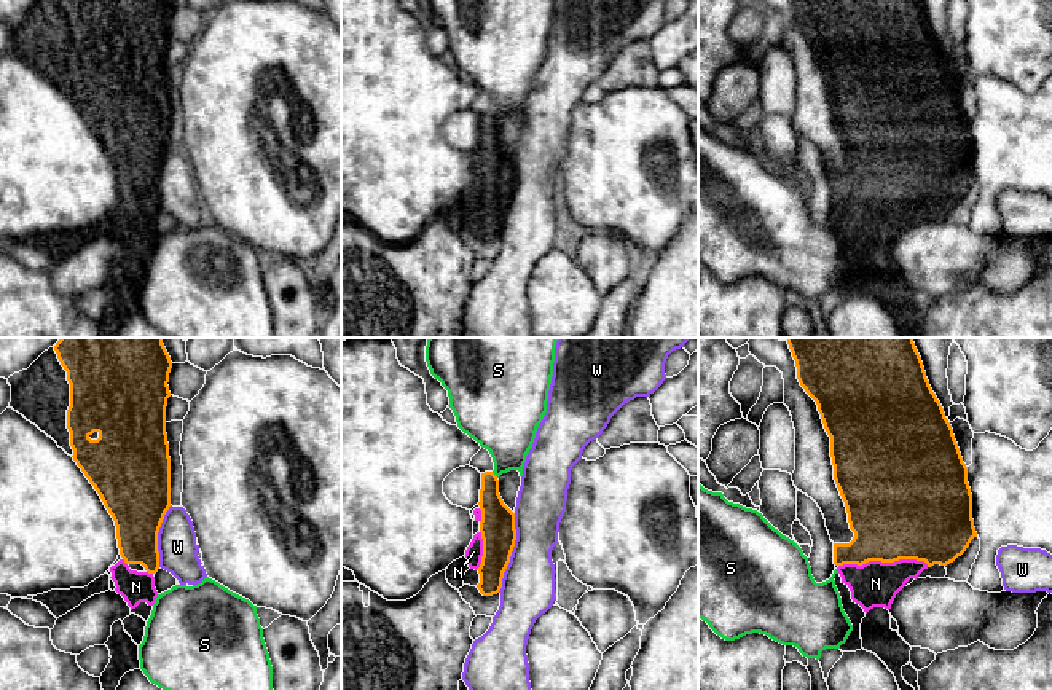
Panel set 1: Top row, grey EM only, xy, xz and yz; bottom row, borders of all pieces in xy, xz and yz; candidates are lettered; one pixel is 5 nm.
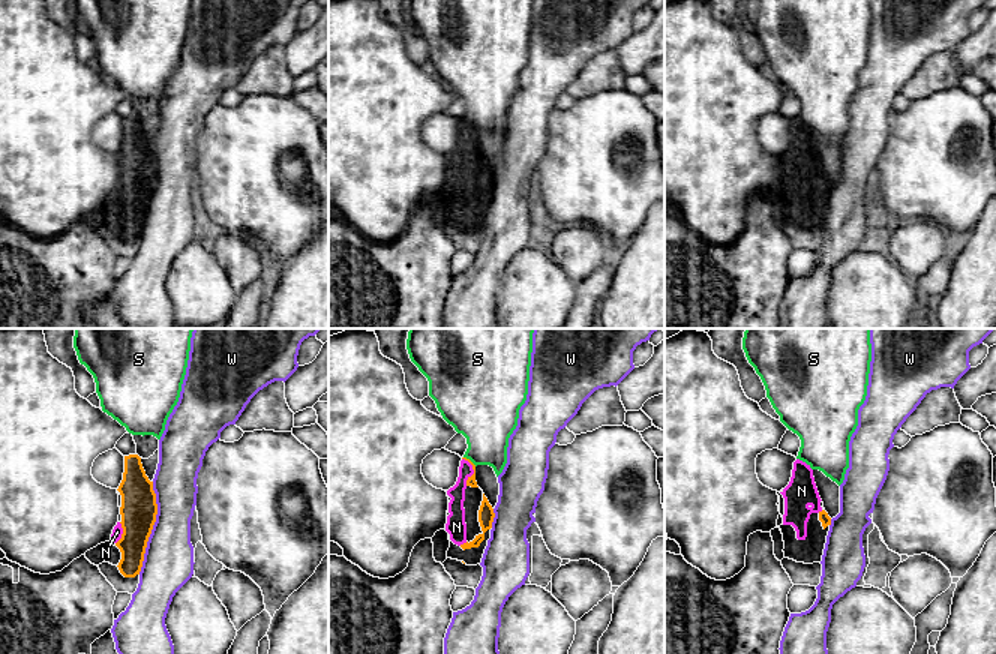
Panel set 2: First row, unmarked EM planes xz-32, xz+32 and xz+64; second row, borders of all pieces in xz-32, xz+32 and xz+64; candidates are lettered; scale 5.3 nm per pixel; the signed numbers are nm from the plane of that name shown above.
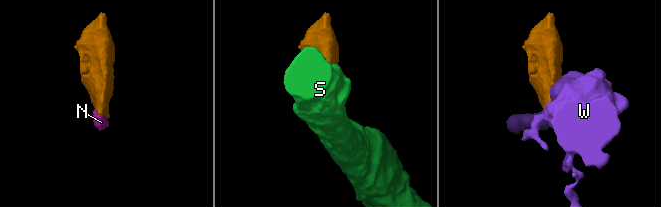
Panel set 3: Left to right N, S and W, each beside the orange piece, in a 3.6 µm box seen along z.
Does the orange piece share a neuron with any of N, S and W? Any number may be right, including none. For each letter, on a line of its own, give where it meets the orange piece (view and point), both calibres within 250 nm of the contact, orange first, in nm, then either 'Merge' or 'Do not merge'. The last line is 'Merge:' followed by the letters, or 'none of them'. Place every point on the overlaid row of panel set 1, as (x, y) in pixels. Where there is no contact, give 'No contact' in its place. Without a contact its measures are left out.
N: Touches orange at yz (883, 561). Thickness 460 nm (orange) against 240 nm. Merge
S: Touches orange at xz (493, 474). Thickness 180 nm (orange) against 300 nm. Do not merge
W: Touches orange at xz (510, 553). Thickness 180 nm (orange) against 280 nm. Do not merge
Merge: N

